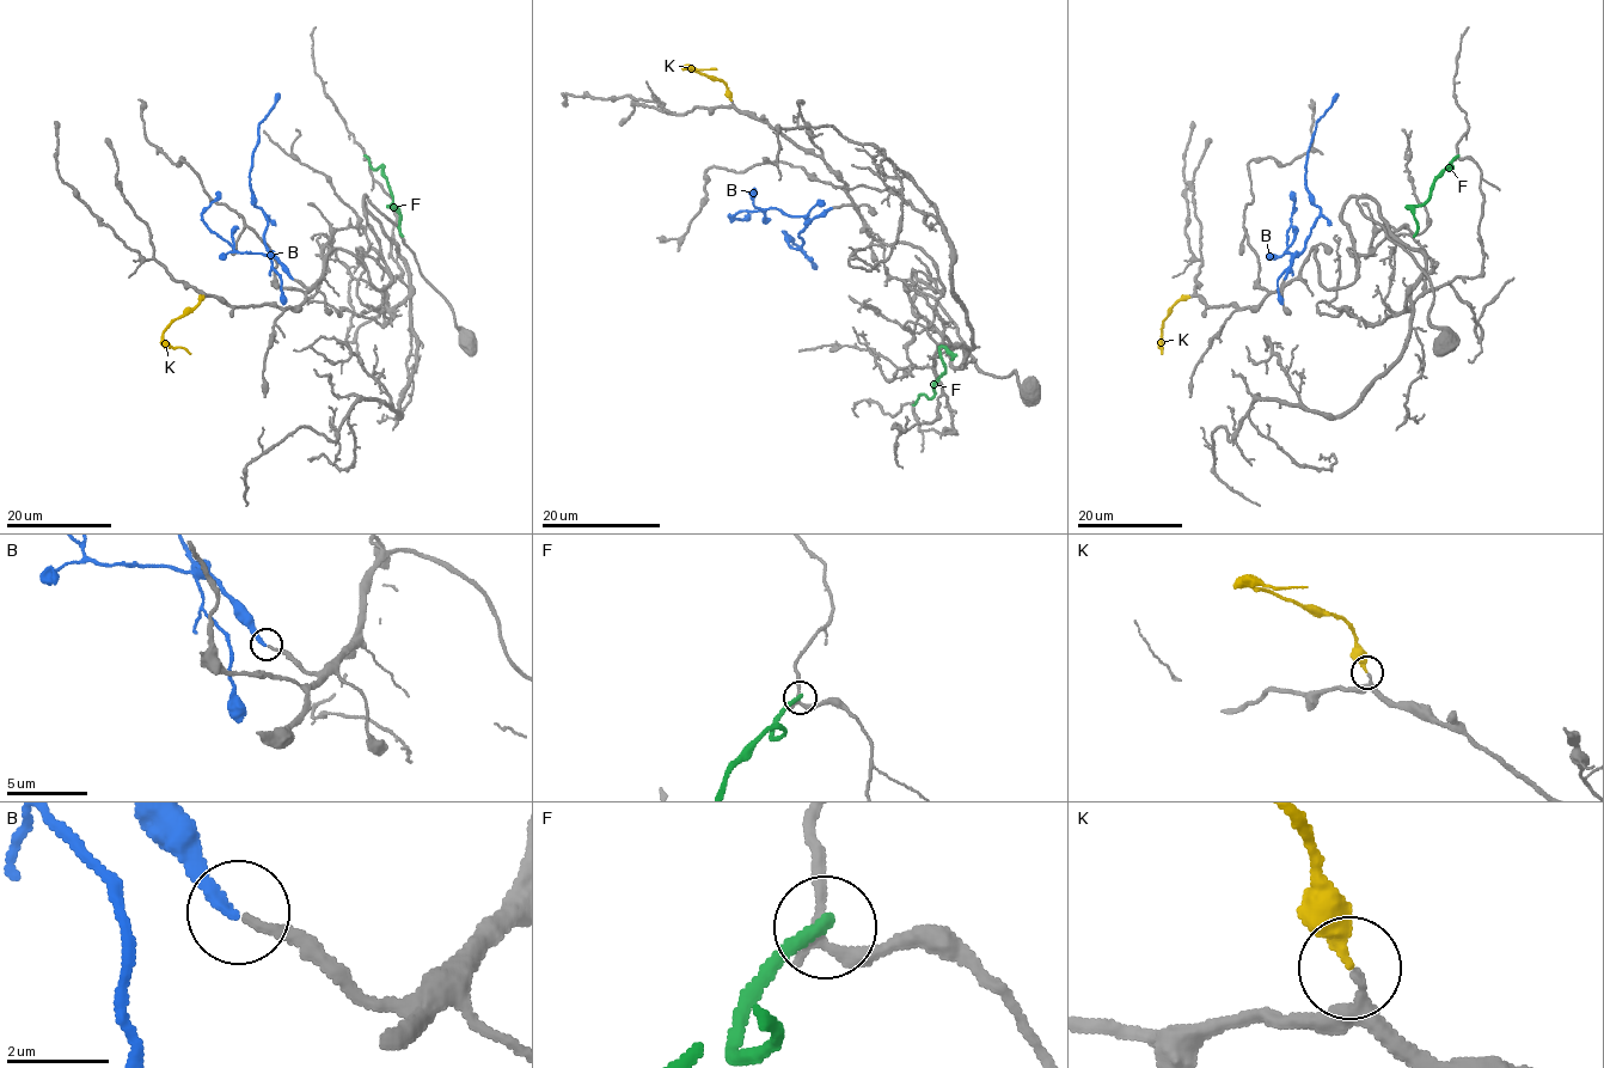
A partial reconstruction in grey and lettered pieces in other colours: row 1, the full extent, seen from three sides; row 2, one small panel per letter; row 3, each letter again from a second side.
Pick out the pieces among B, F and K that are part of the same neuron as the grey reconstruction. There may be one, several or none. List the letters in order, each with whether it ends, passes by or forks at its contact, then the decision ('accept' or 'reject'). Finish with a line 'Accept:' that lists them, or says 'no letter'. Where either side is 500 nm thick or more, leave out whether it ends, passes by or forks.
B: it ends; accept
F: it ends; reject
K: it ends; accept
Accept: B, K

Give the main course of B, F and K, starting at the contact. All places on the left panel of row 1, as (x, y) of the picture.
B: (292, 278), (265, 248), (263, 236), (267, 218), (253, 205), (250, 185), (258, 127), (279, 93)
F: (366, 156), (374, 169), (383, 166), (392, 197), (389, 207), (398, 213), (398, 232), (403, 236)
K: (204, 297), (163, 333), (163, 339), (171, 347), (182, 347), (191, 353)

